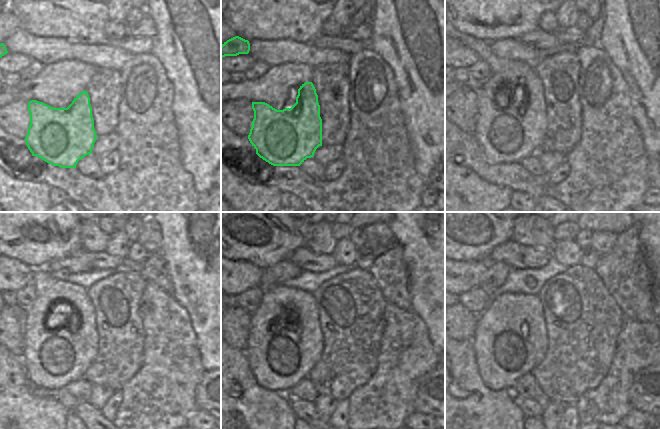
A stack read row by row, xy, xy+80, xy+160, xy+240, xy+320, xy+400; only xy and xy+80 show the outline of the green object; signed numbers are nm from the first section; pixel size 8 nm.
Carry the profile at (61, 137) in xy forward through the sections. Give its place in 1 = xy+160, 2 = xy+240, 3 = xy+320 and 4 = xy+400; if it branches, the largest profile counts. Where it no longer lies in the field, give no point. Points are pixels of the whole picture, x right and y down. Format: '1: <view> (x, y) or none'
1: xy+160 (508, 135)
2: xy+240 (55, 354)
3: xy+320 (281, 351)
4: xy+400 (510, 340)

